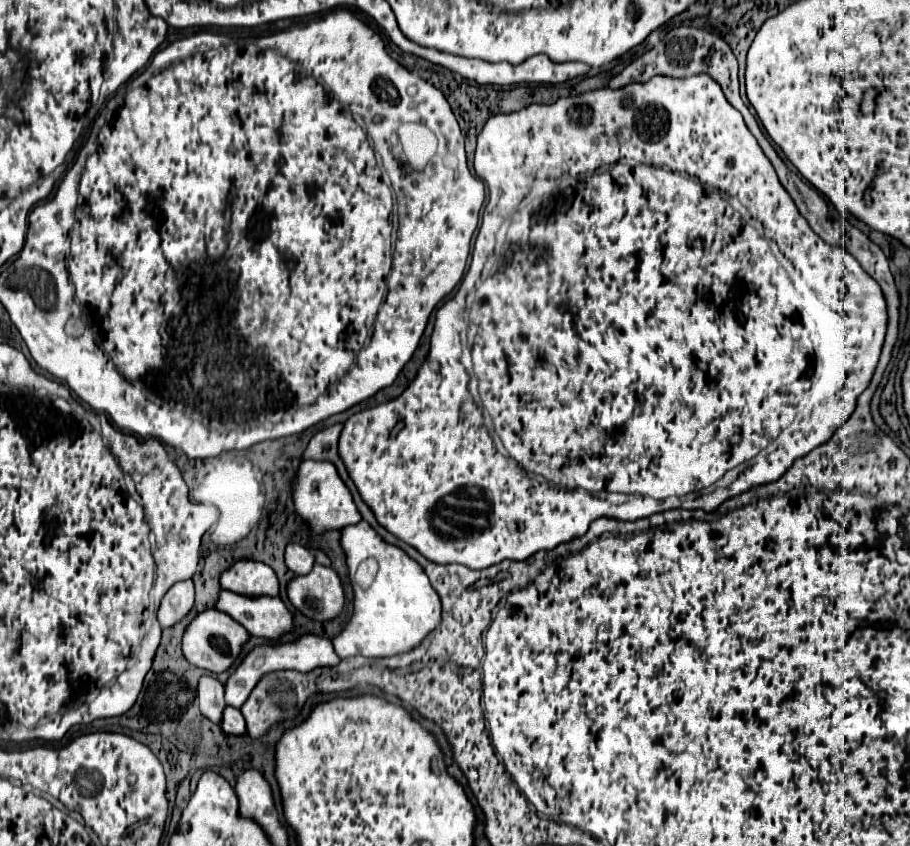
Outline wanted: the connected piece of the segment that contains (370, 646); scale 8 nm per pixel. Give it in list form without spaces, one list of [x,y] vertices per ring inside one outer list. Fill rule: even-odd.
[[[367,521],[341,529],[341,547],[347,557],[349,578],[353,585],[353,615],[331,643],[335,653],[345,659],[351,655],[389,657],[417,647],[423,637],[441,621],[441,603],[431,587],[425,571],[403,549],[385,543]],[[367,560],[376,560],[378,571],[373,585],[363,588],[355,579],[358,567]]]

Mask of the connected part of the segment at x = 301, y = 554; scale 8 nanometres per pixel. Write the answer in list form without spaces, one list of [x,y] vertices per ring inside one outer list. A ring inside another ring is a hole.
[[[289,543],[287,545],[287,567],[295,575],[309,573],[311,567],[313,567],[313,563],[315,563],[315,559],[313,559],[313,555],[305,547],[301,547],[297,543]]]

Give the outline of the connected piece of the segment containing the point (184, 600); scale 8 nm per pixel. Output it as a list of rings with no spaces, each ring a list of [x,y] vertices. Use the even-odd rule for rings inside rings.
[[[193,581],[175,583],[163,597],[157,619],[161,627],[173,627],[179,619],[183,619],[193,607]]]

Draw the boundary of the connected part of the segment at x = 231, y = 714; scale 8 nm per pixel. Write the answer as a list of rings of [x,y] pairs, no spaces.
[[[225,707],[223,719],[221,719],[221,729],[231,735],[245,735],[247,729],[245,729],[245,721],[243,721],[241,711],[233,709],[233,707]]]

